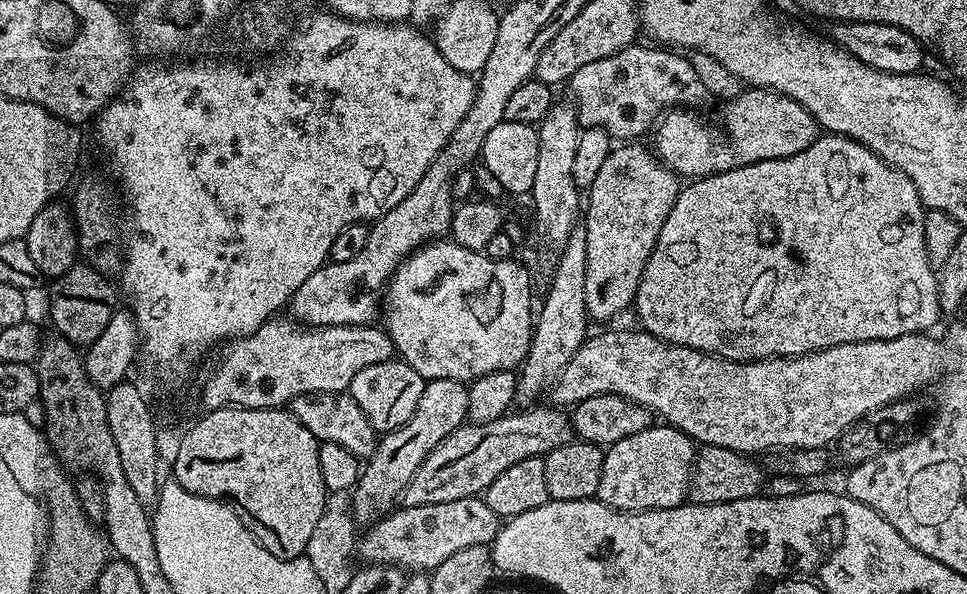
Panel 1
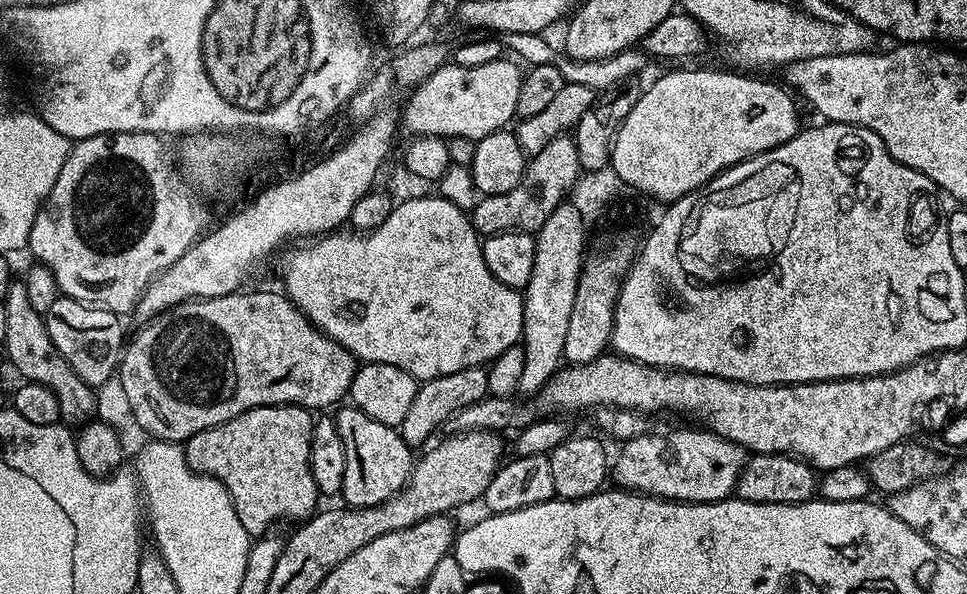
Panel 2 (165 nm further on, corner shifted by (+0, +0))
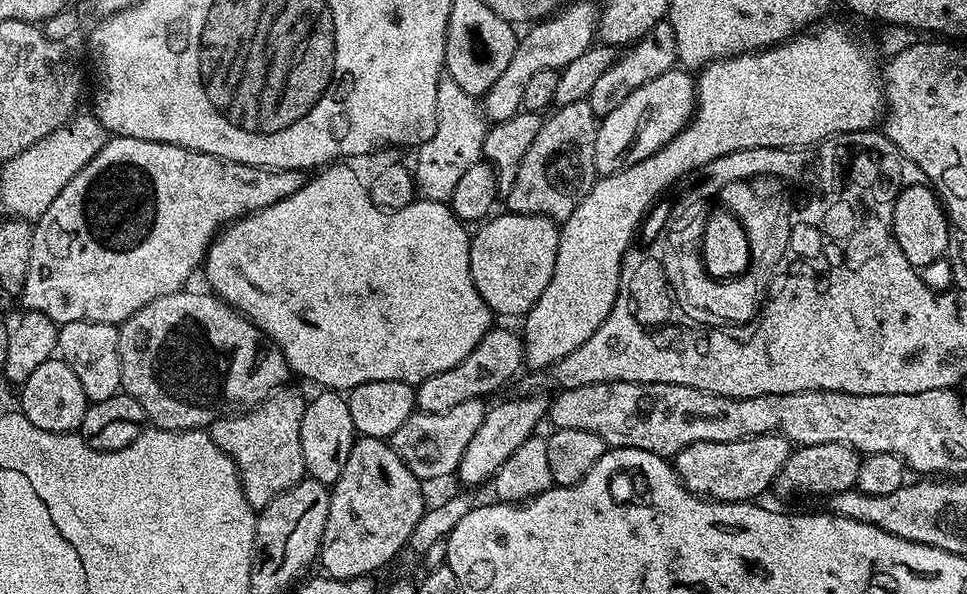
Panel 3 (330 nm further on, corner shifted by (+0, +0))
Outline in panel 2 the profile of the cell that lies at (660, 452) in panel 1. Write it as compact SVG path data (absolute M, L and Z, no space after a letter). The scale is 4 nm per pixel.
M696 426L680 428L677 432L655 432L649 430L642 436L623 441L620 453L615 453L610 476L617 480L621 489L654 496L661 500L674 500L686 504L713 504L716 500L729 499L736 491L736 483L748 461L749 453L742 446L722 438L717 432L701 430Z

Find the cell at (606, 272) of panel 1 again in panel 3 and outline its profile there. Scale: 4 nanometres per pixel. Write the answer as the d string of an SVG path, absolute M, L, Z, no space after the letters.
M520 396L517 400L506 400L502 404L496 404L485 411L482 418L482 426L478 426L474 438L470 438L470 446L466 446L466 454L462 454L462 462L456 467L455 475L460 476L464 484L480 484L489 481L496 475L496 471L537 431L541 423L545 423L548 415L549 397L544 396Z

